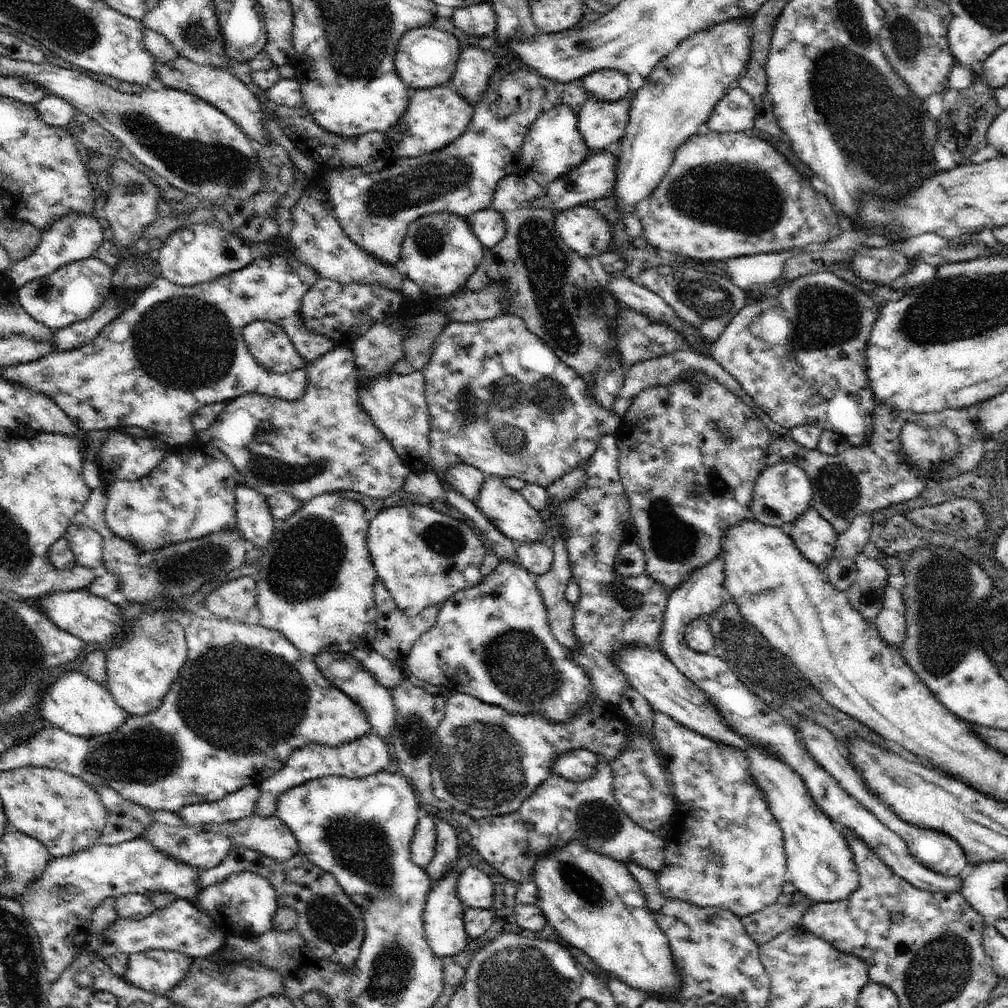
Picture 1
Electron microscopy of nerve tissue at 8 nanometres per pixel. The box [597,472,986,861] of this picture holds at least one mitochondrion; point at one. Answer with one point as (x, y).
(943, 589)

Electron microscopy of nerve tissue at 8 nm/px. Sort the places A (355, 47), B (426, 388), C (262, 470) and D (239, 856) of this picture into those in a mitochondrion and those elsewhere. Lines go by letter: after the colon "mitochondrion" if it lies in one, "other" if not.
A: mitochondrion
B: other
C: mitochondrion
D: other

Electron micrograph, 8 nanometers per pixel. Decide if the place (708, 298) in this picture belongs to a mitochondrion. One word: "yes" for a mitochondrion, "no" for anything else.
yes

